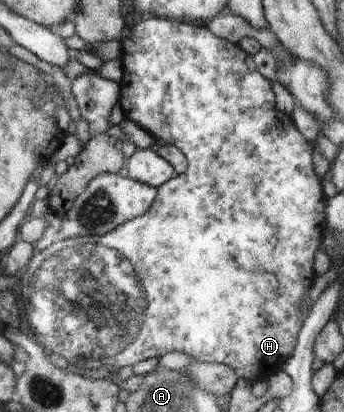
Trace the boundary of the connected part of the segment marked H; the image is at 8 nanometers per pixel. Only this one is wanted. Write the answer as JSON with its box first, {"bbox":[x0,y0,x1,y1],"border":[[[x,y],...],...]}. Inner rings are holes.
{"bbox":[20,17,328,385],"border":[[[149,17],[133,28],[126,38],[120,39],[121,49],[123,49],[122,78],[118,83],[120,106],[125,116],[148,131],[155,141],[161,139],[161,141],[173,143],[187,157],[189,167],[183,175],[174,176],[157,188],[154,202],[147,213],[115,227],[114,231],[106,235],[93,234],[90,240],[54,241],[31,257],[20,279],[25,300],[24,313],[51,351],[56,351],[66,358],[69,364],[77,363],[81,368],[92,370],[103,365],[115,373],[121,367],[131,367],[139,361],[155,359],[171,351],[179,351],[183,355],[189,355],[196,362],[225,363],[235,371],[238,378],[245,379],[252,385],[259,381],[268,381],[273,373],[282,370],[283,364],[291,357],[295,349],[298,333],[306,317],[303,315],[301,305],[305,305],[305,295],[311,289],[317,276],[313,267],[313,255],[319,249],[319,245],[322,245],[322,237],[326,229],[328,198],[321,187],[321,179],[317,177],[313,167],[314,147],[297,130],[291,115],[277,109],[270,81],[259,73],[253,55],[245,52],[238,44],[217,37],[206,25],[173,23],[160,17]]]}

